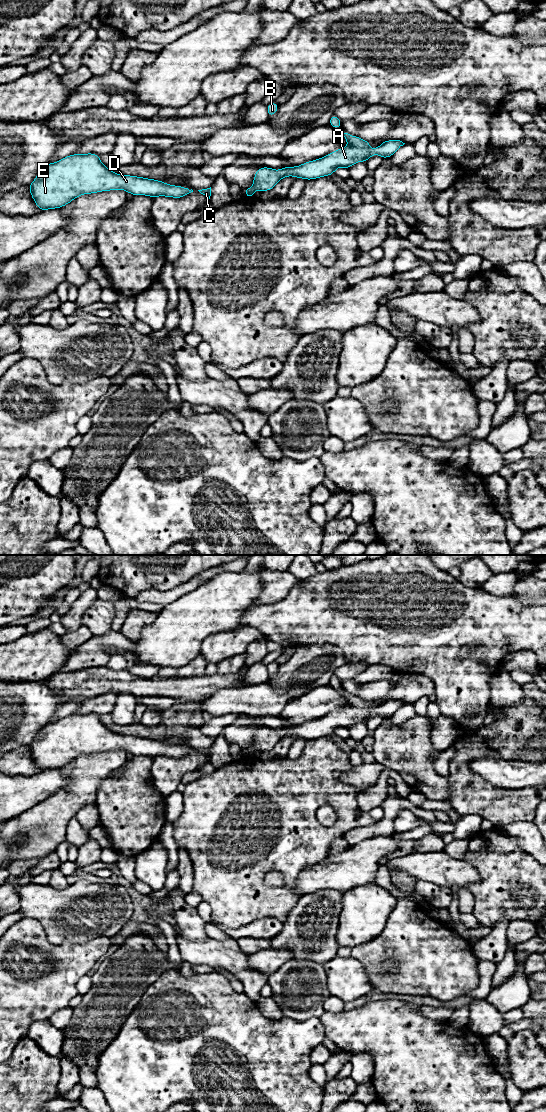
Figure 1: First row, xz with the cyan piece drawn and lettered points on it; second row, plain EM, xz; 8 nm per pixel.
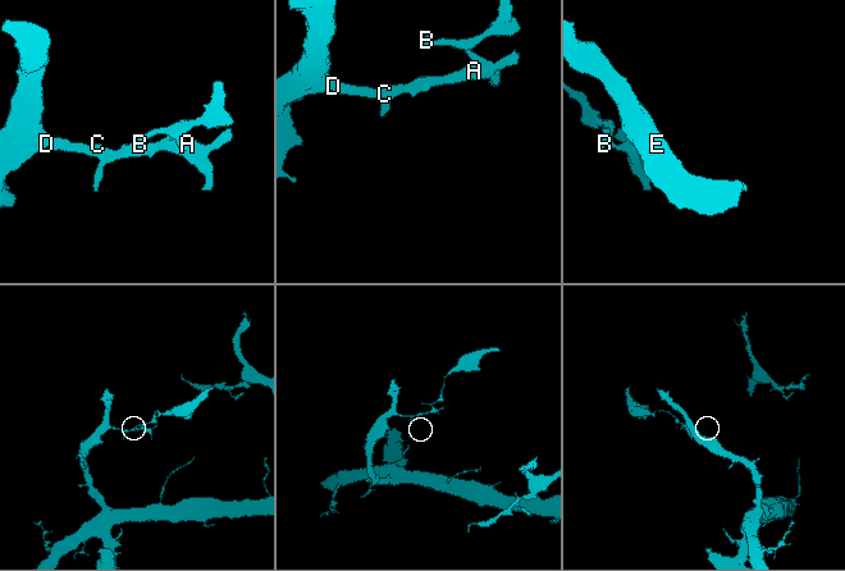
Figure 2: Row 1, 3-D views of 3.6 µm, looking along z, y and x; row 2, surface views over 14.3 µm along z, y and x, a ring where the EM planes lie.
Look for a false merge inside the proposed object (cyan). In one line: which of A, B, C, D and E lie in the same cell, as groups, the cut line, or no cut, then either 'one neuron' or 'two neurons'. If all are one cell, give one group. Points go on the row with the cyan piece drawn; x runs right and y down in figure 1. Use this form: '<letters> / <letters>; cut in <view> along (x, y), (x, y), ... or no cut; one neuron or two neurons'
A C D E / B; cut in xz along (349, 144), (367, 147); two neurons

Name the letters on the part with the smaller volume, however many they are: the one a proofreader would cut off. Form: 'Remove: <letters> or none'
Remove: B

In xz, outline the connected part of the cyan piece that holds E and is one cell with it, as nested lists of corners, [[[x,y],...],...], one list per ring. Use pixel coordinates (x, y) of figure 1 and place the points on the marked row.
[[[94,153],[72,154],[48,163],[28,186],[40,209],[61,208],[83,194],[123,189],[134,196],[182,198],[193,190],[163,181],[112,172]]]

